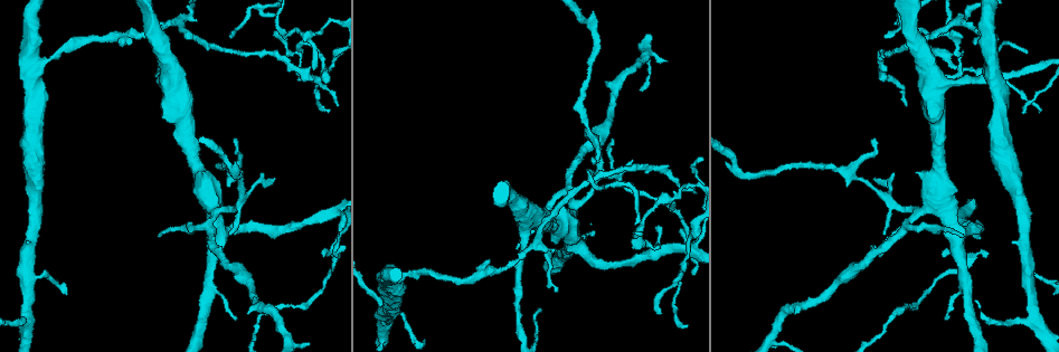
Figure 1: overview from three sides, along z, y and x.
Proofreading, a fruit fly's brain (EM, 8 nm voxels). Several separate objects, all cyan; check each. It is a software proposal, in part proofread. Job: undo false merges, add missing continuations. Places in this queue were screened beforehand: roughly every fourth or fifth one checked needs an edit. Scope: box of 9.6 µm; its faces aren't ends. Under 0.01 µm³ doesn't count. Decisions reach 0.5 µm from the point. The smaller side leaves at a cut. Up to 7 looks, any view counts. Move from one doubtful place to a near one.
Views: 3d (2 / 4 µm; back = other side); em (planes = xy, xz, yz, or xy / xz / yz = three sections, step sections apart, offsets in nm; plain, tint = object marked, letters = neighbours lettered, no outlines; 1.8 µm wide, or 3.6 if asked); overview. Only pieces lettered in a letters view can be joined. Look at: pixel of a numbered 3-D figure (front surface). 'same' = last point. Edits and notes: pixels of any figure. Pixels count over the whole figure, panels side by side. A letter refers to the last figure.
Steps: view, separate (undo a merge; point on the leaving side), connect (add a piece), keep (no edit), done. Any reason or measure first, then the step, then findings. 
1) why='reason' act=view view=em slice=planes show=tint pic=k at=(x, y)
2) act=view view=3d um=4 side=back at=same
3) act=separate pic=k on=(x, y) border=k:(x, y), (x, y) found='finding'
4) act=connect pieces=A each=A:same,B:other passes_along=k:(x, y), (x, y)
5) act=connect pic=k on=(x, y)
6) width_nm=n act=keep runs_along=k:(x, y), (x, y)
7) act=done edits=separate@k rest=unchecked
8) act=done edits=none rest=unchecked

act=view view=em slice=yz step=4 show=letters pic=1 at=(640, 229)

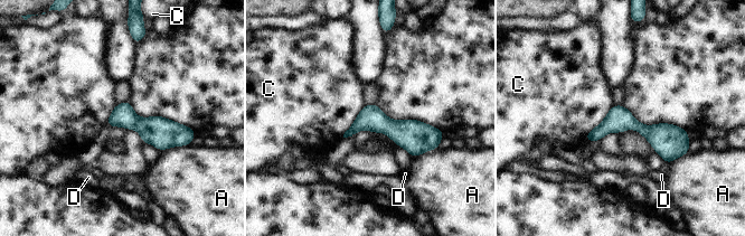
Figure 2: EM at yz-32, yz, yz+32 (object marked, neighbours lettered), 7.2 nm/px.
why='cut it another way' act=view view=em slice=planes show=letters at=same

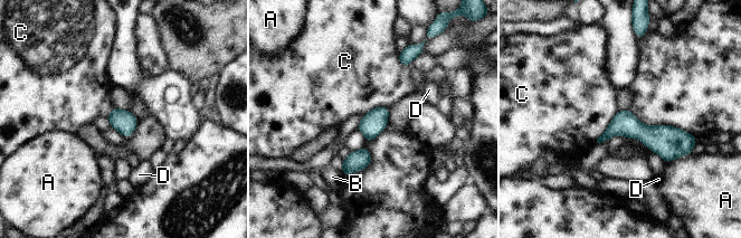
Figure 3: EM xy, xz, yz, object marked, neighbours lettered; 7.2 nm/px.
act=keep each=A:other,B:other,C:other,D:other found='one cell here'

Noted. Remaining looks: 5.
why='a narrow waist' act=view view=3d um=4 pic=1 at=(326, 73)

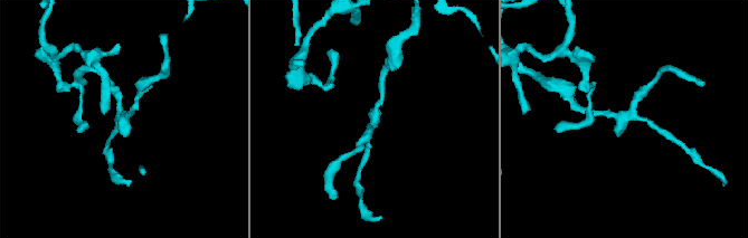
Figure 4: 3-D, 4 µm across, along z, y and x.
arms=3 act=view view=em slice=yz step=16 show=tint pic=4 at=(373, 124)

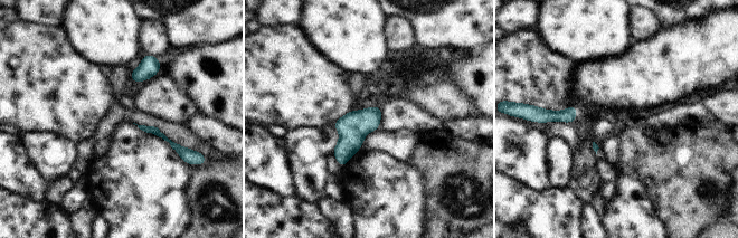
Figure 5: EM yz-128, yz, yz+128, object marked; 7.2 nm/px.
act=view view=em slice=planes show=letters at=same

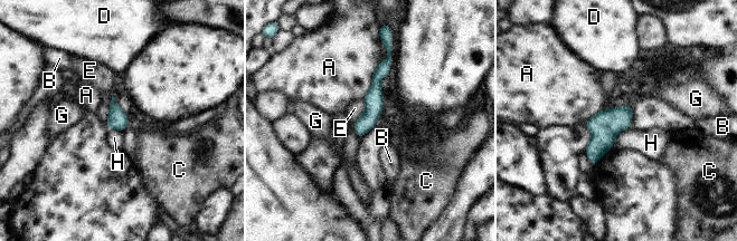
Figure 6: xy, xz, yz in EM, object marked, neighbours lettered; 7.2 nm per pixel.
act=keep each=A:other,B:other,C:other,D:other,E:other,G:other,H:other runs_along=6:(388, 60), (358, 133) found='all the same cell'

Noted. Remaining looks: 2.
why='three arms meet' act=view view=em slice=yz step=16 show=letters pic=1 at=(992, 68)

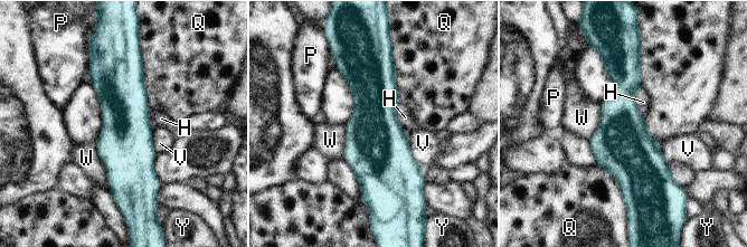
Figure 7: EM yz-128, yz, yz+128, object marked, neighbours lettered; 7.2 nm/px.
act=keep each=H:other,P:other,Q:other,V:other,W:other,Y:other border=7:(641, 86), (635, 105), (644, 120) found='all the same cell'

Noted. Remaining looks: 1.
act=done edits=none rest=unchecked

